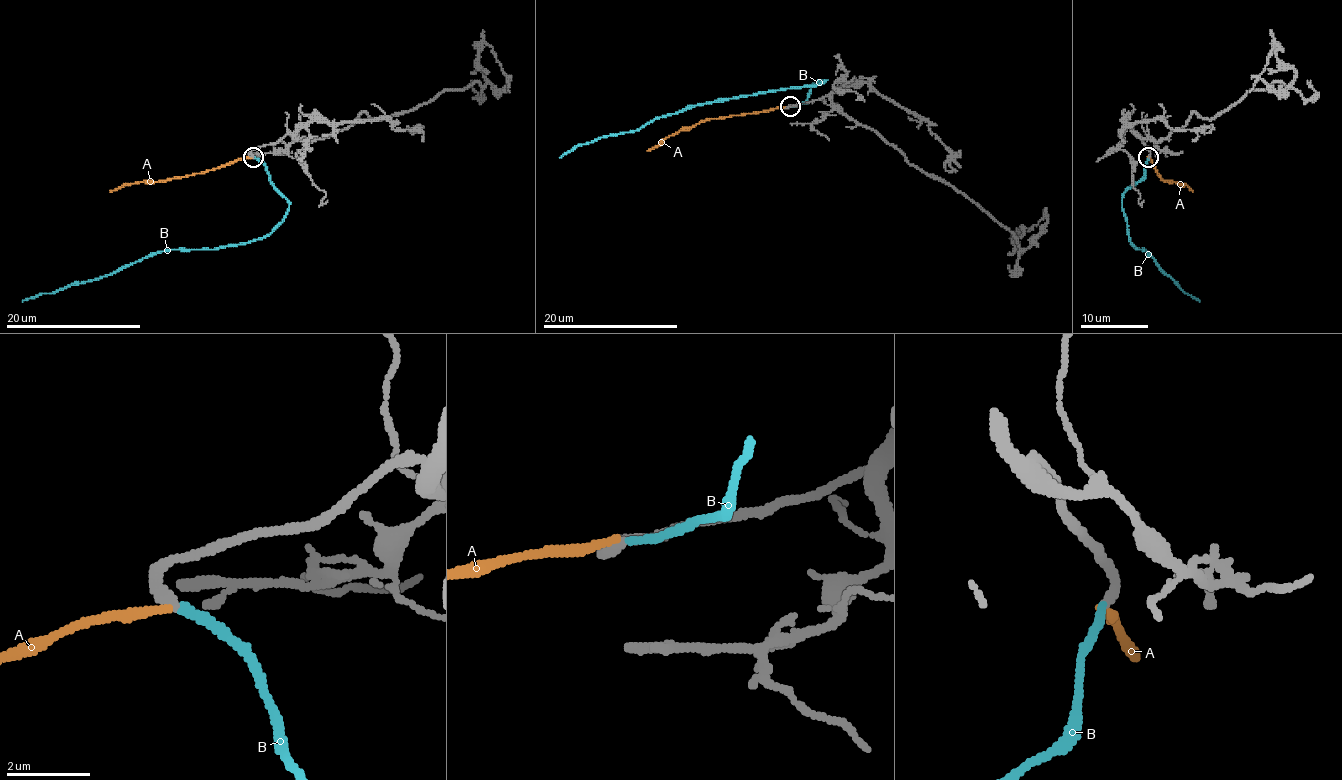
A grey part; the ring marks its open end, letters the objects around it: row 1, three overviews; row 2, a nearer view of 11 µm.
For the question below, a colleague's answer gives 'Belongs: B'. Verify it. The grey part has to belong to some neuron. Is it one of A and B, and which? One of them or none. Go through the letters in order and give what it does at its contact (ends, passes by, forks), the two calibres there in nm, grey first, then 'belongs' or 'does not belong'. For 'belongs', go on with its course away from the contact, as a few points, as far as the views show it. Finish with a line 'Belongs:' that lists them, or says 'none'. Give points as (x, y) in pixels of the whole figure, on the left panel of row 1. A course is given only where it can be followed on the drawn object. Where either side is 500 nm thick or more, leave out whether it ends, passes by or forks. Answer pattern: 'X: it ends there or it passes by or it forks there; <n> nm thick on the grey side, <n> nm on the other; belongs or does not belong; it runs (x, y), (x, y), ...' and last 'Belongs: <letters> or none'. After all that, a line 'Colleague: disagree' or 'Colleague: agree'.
A: it ends there; 300 nm thick on the grey side, 180 nm on the other; does not belong
B: it ends there; 260 nm thick on the grey side, 240 nm on the other; belongs; it runs (253, 156), (289, 203), (285, 217), (268, 234), (213, 249), (152, 252), (98, 279), (22, 301)
Belongs: B
Colleague: agree

